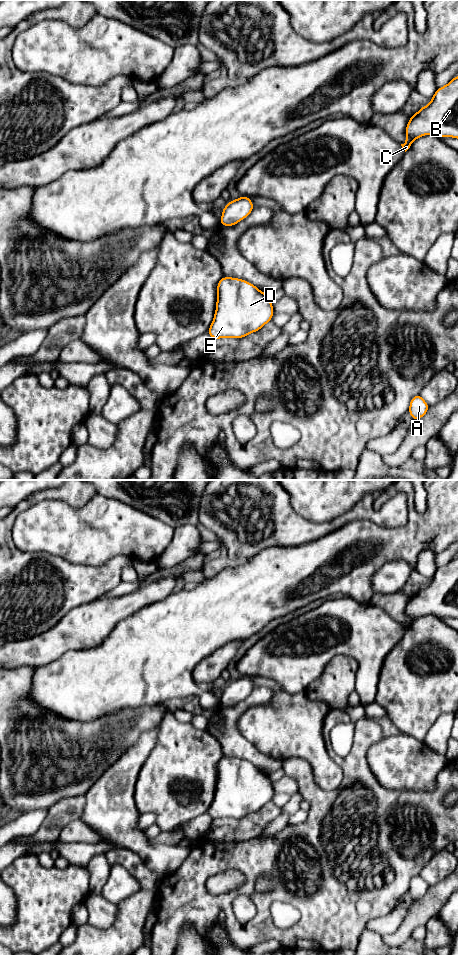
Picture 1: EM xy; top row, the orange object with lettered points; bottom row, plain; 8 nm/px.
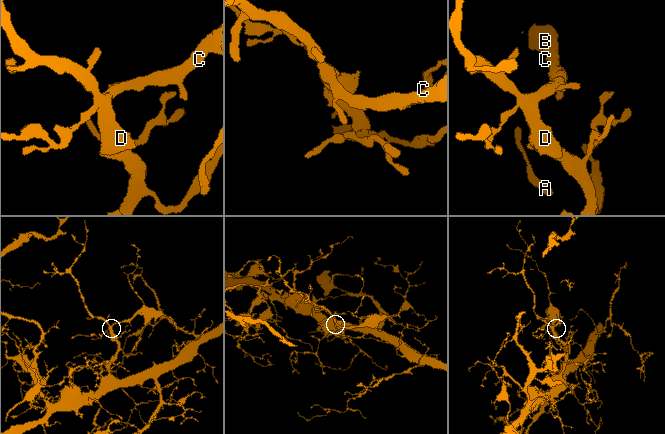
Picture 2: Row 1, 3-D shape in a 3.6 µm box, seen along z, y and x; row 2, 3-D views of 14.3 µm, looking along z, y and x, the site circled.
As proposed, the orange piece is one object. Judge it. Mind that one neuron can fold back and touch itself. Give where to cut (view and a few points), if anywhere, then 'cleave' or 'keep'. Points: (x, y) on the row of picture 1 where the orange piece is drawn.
cut none; keep

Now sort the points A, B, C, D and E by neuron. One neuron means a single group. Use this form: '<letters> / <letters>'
A B C D E

